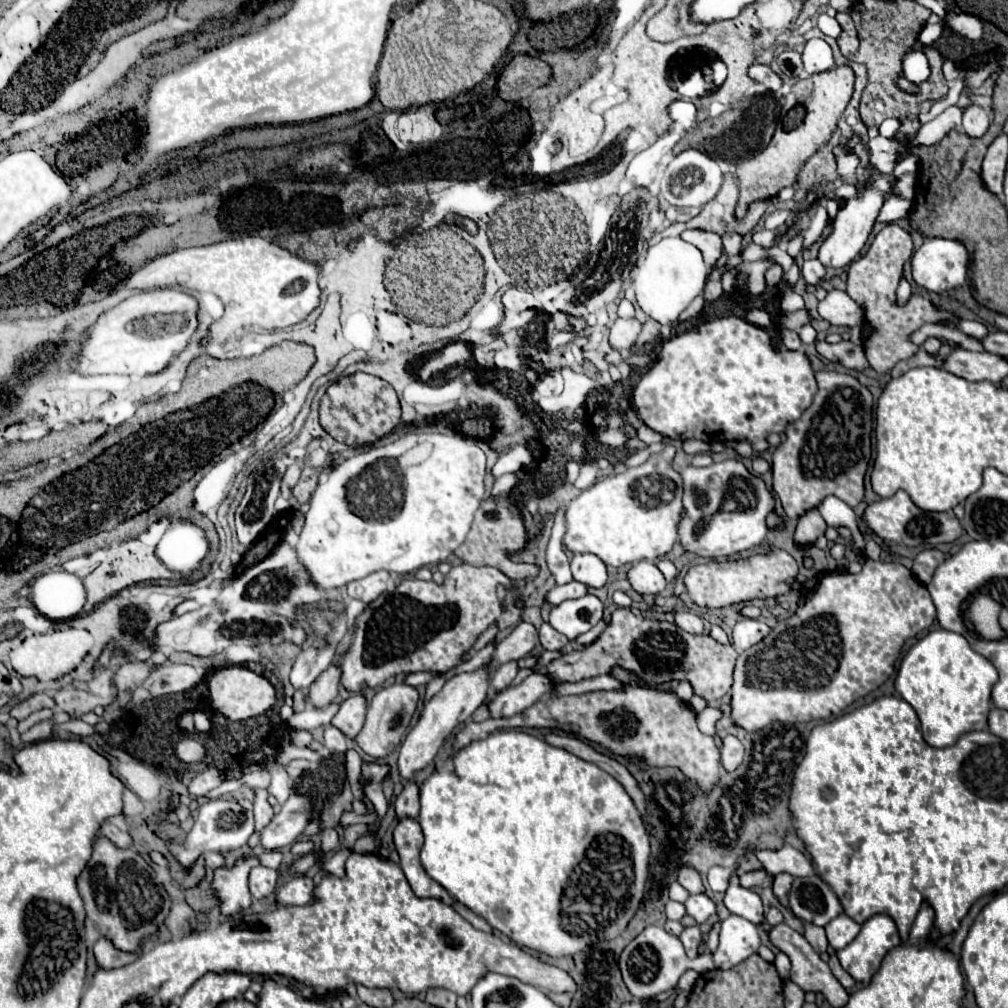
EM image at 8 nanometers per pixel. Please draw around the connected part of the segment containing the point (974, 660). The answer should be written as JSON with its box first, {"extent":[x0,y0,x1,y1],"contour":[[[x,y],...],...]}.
{"extent":[894,629,996,747],"contour":[[[938,629],[910,647],[894,685],[900,697],[918,713],[924,741],[930,747],[950,747],[960,735],[988,727],[990,691],[996,681],[994,665],[976,653],[962,635]]]}

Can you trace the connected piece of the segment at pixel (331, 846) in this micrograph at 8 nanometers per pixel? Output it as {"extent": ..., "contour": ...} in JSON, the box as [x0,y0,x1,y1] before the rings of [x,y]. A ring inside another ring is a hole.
{"extent":[322,827,338,851],"contour":[[[328,827],[322,831],[322,849],[324,851],[334,851],[338,847],[338,833],[334,827]]]}

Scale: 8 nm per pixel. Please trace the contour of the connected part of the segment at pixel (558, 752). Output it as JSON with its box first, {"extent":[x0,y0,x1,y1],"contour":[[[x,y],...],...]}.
{"extent":[418,731,650,957],"contour":[[[494,731],[486,739],[472,741],[470,745],[454,751],[422,785],[420,785],[420,817],[418,823],[424,831],[424,845],[420,851],[420,861],[426,873],[438,881],[458,903],[466,905],[476,915],[484,917],[494,929],[508,935],[516,945],[542,951],[550,957],[574,955],[588,949],[598,941],[610,941],[620,935],[628,921],[638,911],[644,897],[644,883],[648,877],[648,859],[650,859],[650,841],[642,825],[640,813],[624,791],[624,787],[608,775],[598,765],[584,761],[566,749],[548,745],[544,739],[528,735],[524,731]]]}

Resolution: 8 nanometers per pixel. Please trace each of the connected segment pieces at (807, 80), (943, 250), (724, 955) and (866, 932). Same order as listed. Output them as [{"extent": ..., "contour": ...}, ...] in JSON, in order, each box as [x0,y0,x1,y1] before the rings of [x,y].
[{"extent":[736,67,854,219],"contour":[[[834,67],[830,71],[804,77],[792,87],[790,95],[786,97],[784,109],[790,111],[792,103],[794,103],[794,107],[804,107],[804,111],[806,111],[804,119],[792,131],[776,129],[770,145],[760,155],[746,159],[744,163],[738,165],[740,197],[736,203],[736,219],[742,219],[746,215],[746,209],[750,203],[766,201],[766,199],[778,195],[784,187],[790,187],[792,183],[796,183],[796,177],[798,177],[800,169],[804,167],[804,163],[812,155],[816,155],[830,141],[832,133],[836,131],[836,123],[840,119],[840,113],[846,109],[846,105],[852,97],[852,89],[854,89],[854,73],[850,67]]]},{"extent":[912,239,968,293],"contour":[[[924,239],[922,247],[912,255],[912,277],[916,285],[930,293],[946,293],[966,283],[968,275],[968,251],[960,241],[952,239]]]},{"extent":[714,915,758,969],"contour":[[[730,915],[720,923],[720,943],[714,953],[714,963],[718,969],[730,969],[756,953],[758,947],[758,927],[744,917]]]},{"extent":[836,915,900,985],"contour":[[[874,915],[862,923],[860,933],[844,949],[836,951],[840,965],[858,983],[868,985],[878,971],[884,955],[900,945],[900,935],[888,915]]]}]

